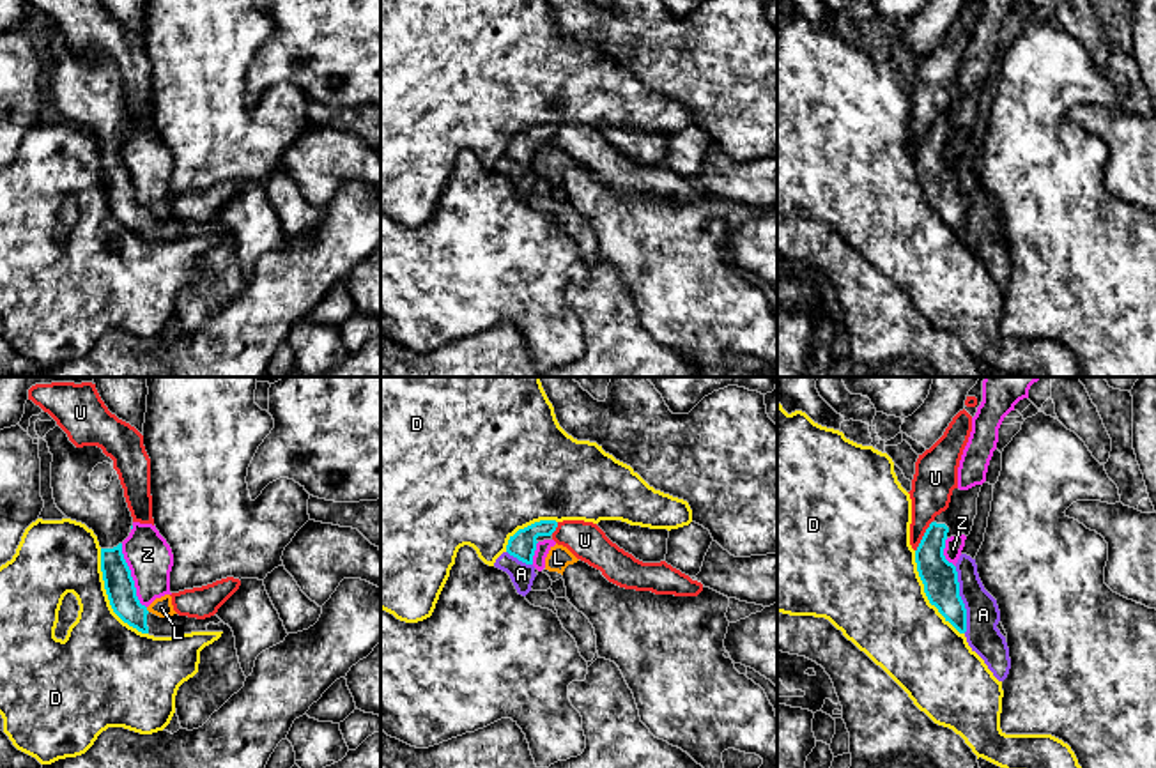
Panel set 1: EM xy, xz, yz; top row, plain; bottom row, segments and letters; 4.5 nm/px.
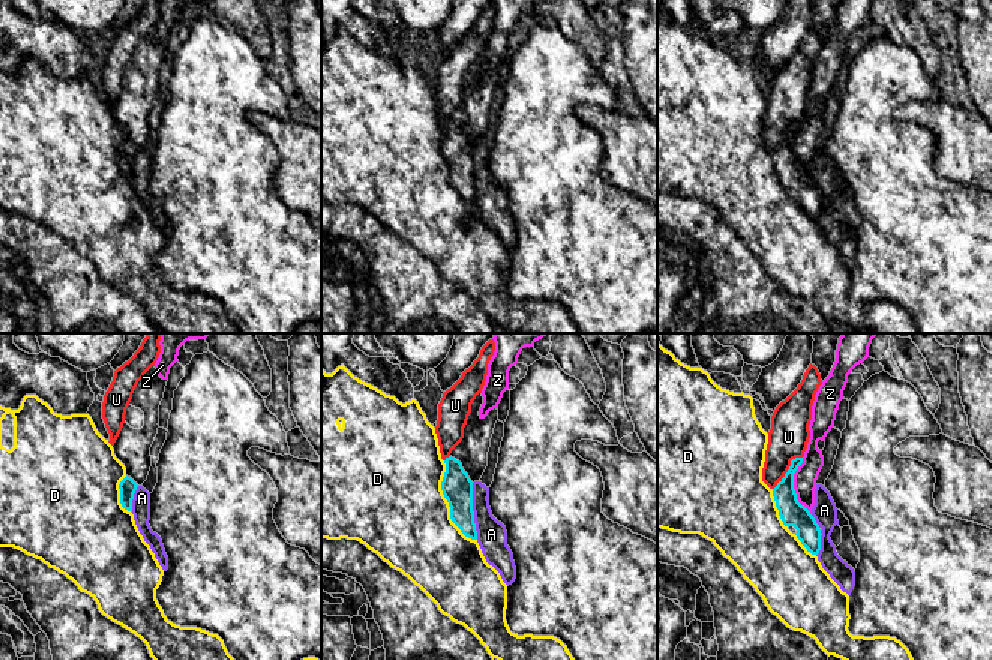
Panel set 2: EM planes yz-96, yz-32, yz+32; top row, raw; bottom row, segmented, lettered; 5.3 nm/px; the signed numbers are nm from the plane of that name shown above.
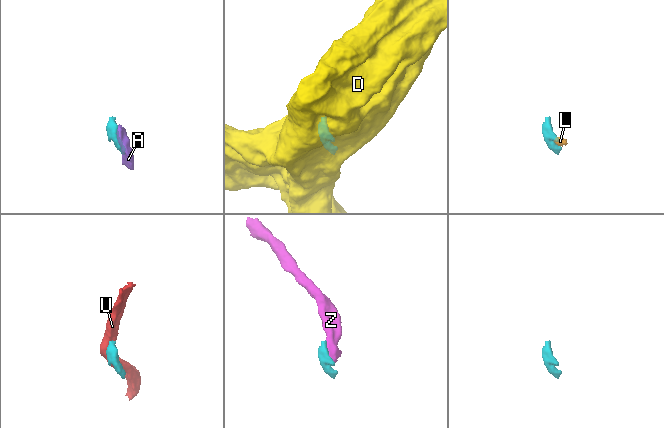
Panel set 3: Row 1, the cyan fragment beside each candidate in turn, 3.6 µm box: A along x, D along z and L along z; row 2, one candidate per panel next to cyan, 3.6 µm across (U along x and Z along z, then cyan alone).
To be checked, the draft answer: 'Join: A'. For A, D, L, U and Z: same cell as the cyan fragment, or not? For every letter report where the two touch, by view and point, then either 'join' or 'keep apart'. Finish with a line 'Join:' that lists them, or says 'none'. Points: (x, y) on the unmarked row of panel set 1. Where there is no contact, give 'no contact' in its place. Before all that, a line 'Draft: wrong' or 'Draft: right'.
Draft: wrong
A: yz (962, 204) | keep apart
D: xy (108, 200) | keep apart
L: xy (146, 213) | keep apart
U: yz (923, 140) | keep apart
Z: xy (130, 179) | keep apart
Join: none

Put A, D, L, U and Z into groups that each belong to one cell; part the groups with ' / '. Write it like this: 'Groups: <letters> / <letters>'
Groups: A / D / L Z / U

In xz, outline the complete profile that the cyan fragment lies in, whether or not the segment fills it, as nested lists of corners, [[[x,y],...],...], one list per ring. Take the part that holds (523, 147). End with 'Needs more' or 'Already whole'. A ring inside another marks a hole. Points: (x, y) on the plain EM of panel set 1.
[[[540,124],[510,140],[506,156],[526,168],[533,168],[538,140],[551,140],[558,131],[556,124]]]. Already whole

